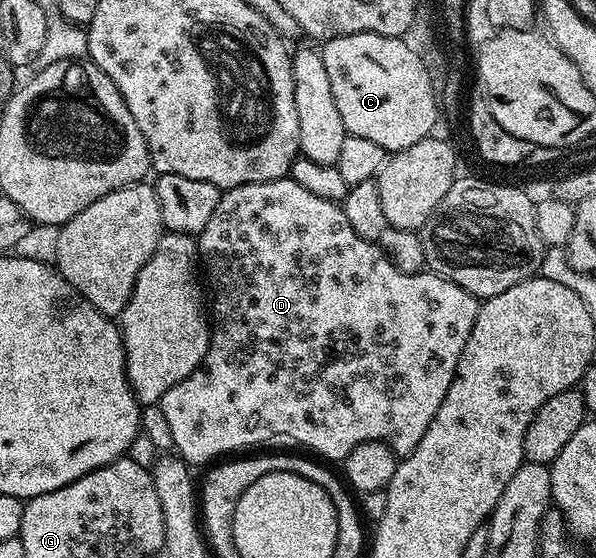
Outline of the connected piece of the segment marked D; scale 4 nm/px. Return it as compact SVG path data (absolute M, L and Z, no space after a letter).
M291 178L261 184L243 184L227 189L221 195L210 222L206 222L206 226L198 234L198 243L199 263L202 265L206 288L210 293L208 353L204 361L196 367L194 374L190 374L190 378L178 382L178 386L170 386L170 390L162 394L158 405L158 411L164 415L164 424L172 435L172 444L177 448L173 449L181 460L192 466L204 463L207 465L225 454L239 453L236 452L239 448L255 449L252 448L255 444L264 444L275 436L297 440L302 447L309 448L309 453L325 461L343 461L344 457L350 454L350 450L354 450L354 446L375 440L389 444L397 457L403 458L412 453L414 446L422 442L422 434L426 434L430 422L434 422L434 414L438 414L438 406L442 406L446 390L450 390L458 358L462 358L466 338L470 338L470 330L474 330L474 318L480 309L477 297L462 290L462 286L437 276L435 272L425 270L418 274L402 274L402 270L398 270L394 262L386 258L379 243L358 238L358 234L354 234L350 222L346 222L343 207L337 201L310 194L310 190L298 186L298 182Z

